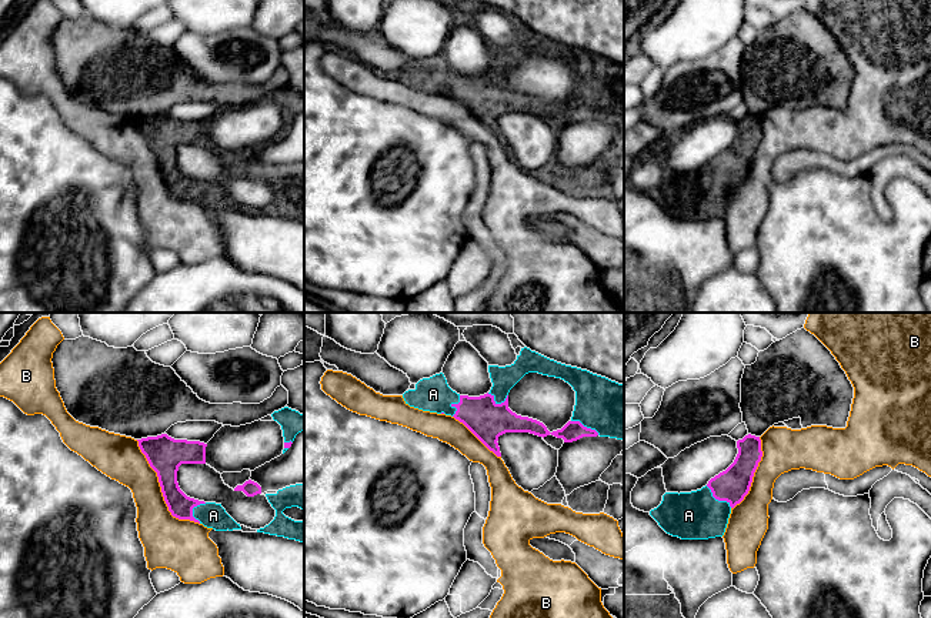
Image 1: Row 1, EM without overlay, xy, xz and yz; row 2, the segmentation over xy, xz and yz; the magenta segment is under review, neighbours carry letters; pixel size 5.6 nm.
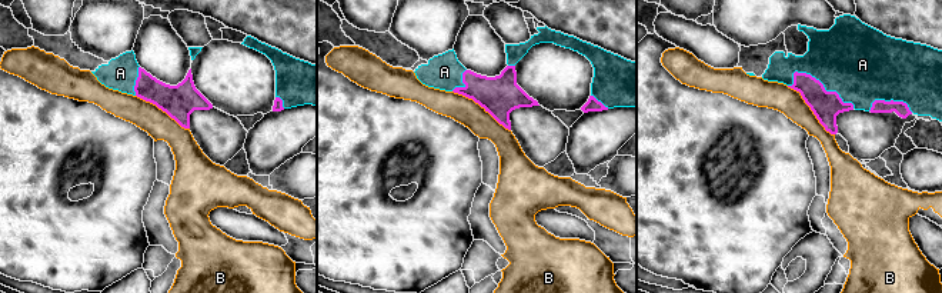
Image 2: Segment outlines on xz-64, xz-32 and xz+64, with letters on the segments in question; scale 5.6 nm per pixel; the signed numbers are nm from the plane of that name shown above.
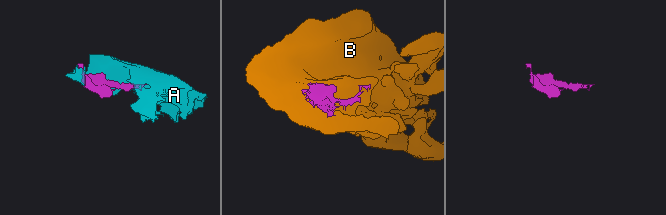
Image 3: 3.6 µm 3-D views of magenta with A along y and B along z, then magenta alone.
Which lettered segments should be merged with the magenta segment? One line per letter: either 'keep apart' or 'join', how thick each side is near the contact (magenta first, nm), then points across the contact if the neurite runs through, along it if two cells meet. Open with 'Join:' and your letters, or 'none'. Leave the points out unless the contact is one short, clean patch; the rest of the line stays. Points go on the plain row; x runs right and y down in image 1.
Join: A
A: join | 190/280 nm
B: keep apart | 200/260 nm

